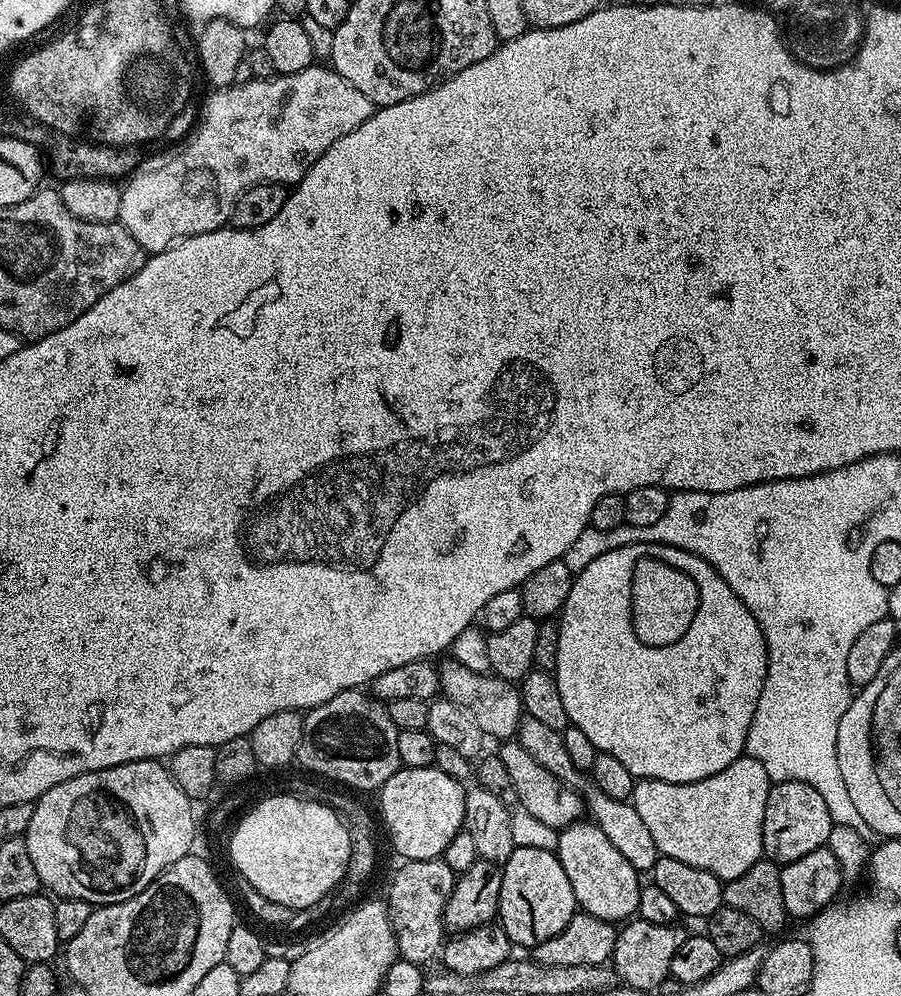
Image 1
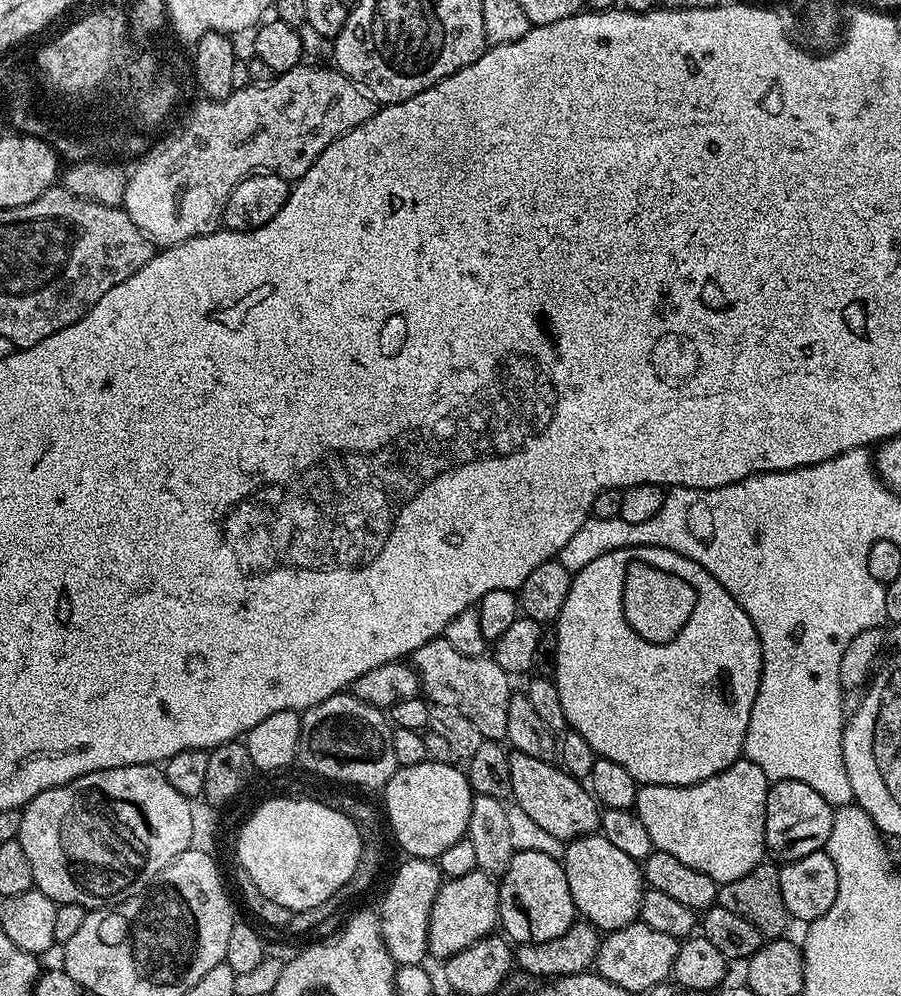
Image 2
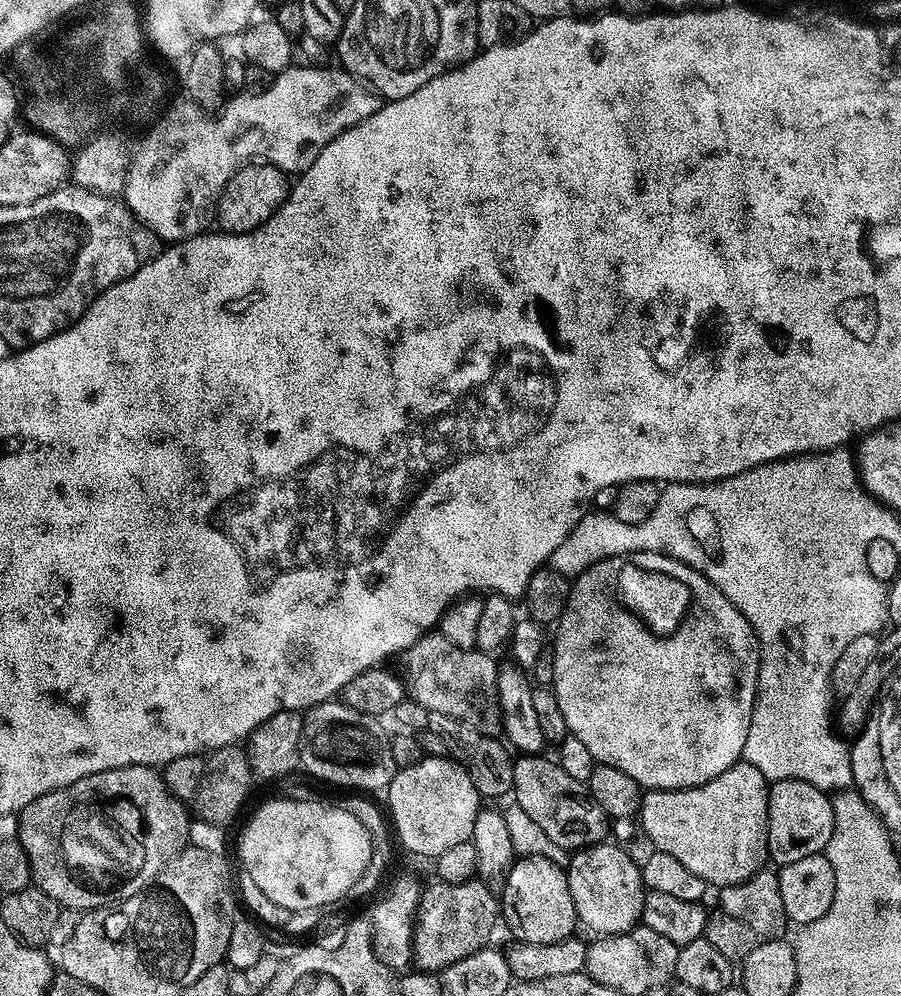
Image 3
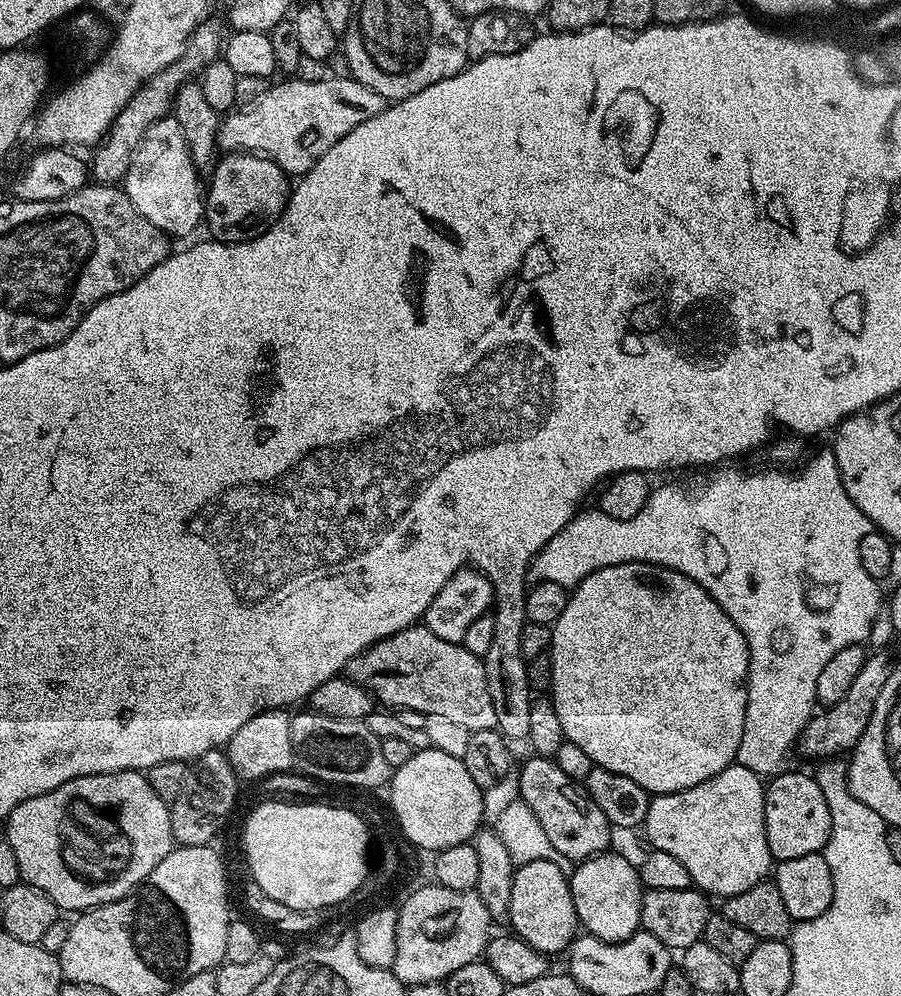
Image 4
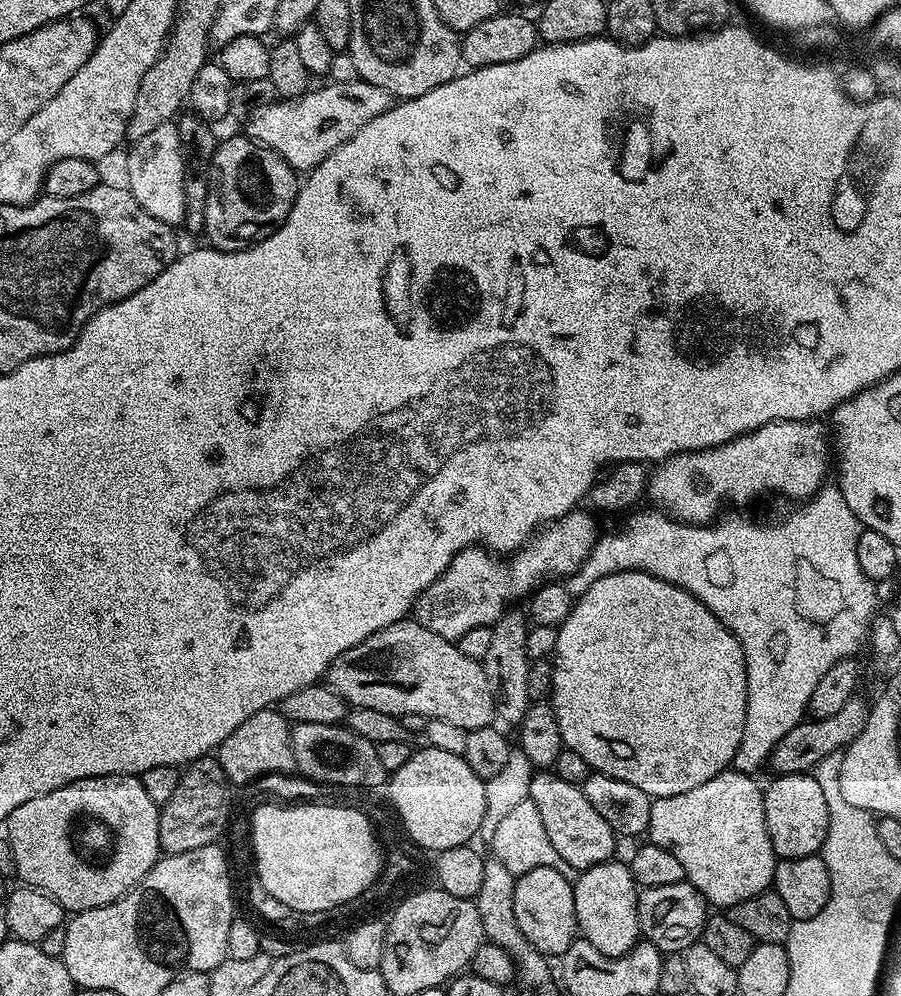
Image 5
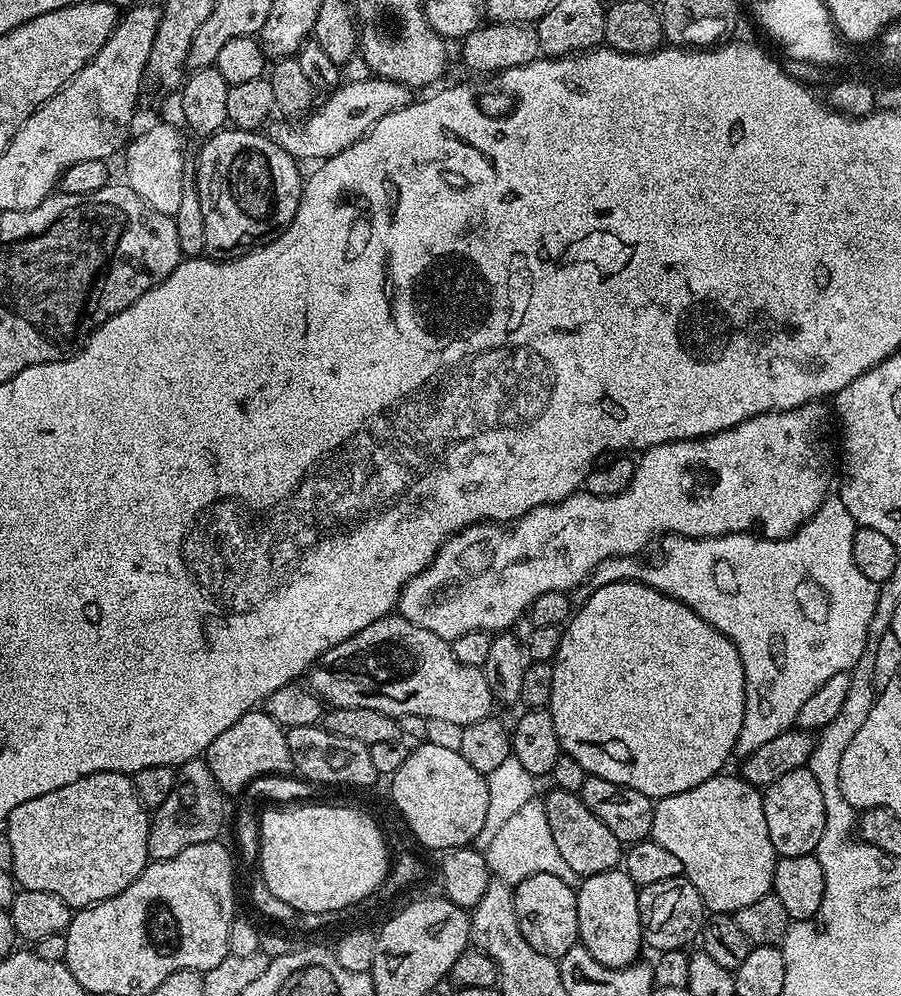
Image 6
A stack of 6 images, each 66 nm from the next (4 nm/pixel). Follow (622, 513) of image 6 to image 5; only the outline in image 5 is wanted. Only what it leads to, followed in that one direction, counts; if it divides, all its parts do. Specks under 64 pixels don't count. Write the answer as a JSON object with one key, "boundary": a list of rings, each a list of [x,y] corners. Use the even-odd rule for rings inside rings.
{"boundary":[[[819,419],[814,420],[772,420],[769,424],[763,424],[761,428],[756,428],[752,432],[745,432],[744,435],[734,438],[730,442],[720,444],[717,448],[707,448],[706,450],[698,450],[697,452],[679,452],[676,456],[667,456],[666,459],[659,461],[655,465],[654,471],[648,477],[648,488],[646,491],[647,499],[653,500],[657,509],[663,510],[678,520],[684,521],[685,524],[710,524],[713,523],[725,511],[724,504],[748,504],[751,500],[756,500],[759,496],[764,496],[767,492],[781,492],[784,496],[796,500],[792,502],[803,502],[816,495],[821,488],[825,487],[826,480],[824,475],[828,472],[828,452],[830,456],[830,440],[826,435],[824,428]],[[570,511],[562,518],[553,520],[551,524],[543,525],[523,546],[507,557],[508,564],[499,564],[496,561],[499,559],[487,548],[473,546],[462,549],[452,559],[448,569],[416,599],[414,618],[422,626],[426,626],[426,630],[434,630],[434,634],[453,642],[460,640],[462,634],[466,634],[466,630],[474,630],[474,626],[495,624],[505,612],[509,611],[508,599],[511,596],[527,597],[541,584],[574,571],[588,557],[590,550],[597,542],[598,531],[596,532],[596,520],[591,516],[593,513],[580,511]]]}

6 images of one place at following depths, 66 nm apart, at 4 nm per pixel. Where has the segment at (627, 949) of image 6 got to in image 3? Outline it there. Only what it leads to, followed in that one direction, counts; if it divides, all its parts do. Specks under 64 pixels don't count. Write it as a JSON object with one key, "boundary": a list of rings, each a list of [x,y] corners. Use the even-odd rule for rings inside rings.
{"boundary":[[[615,842],[595,844],[571,853],[568,867],[570,898],[574,898],[577,921],[597,937],[620,936],[641,923],[645,886],[640,865]]]}

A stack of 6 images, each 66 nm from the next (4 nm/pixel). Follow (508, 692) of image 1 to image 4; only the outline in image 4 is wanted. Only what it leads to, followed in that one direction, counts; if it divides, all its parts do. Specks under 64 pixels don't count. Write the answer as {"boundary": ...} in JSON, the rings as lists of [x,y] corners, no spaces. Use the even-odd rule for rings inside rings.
{"boundary":[[[426,627],[403,628],[370,645],[348,661],[346,676],[389,709],[418,710],[424,716],[446,714],[470,733],[496,728],[483,659],[470,654],[463,643],[446,642]]]}

